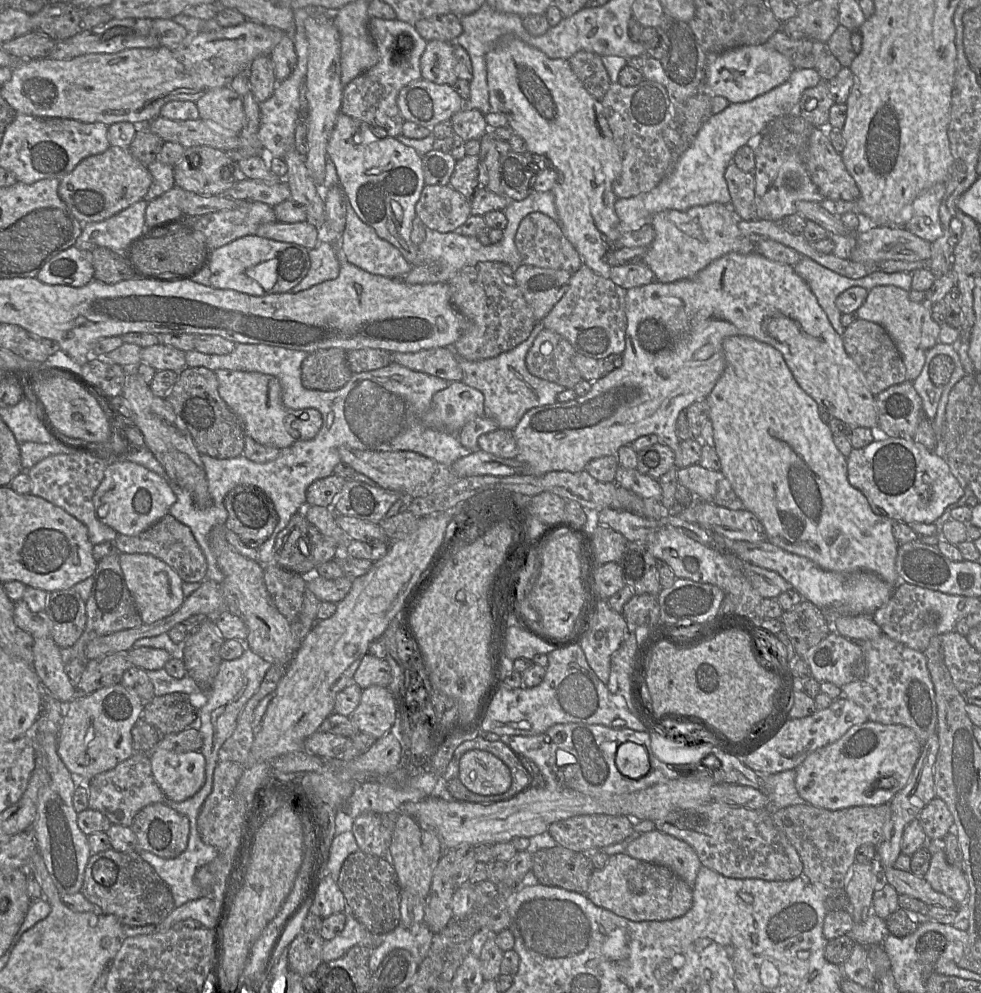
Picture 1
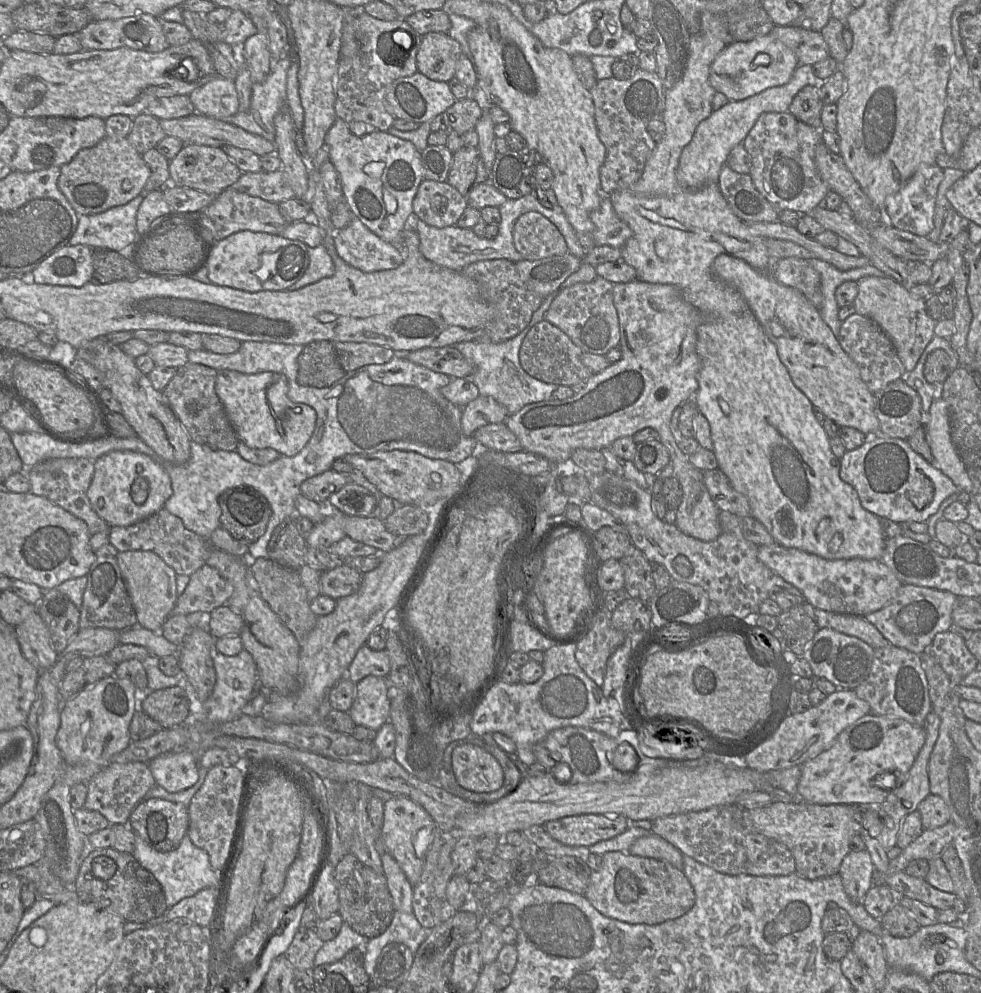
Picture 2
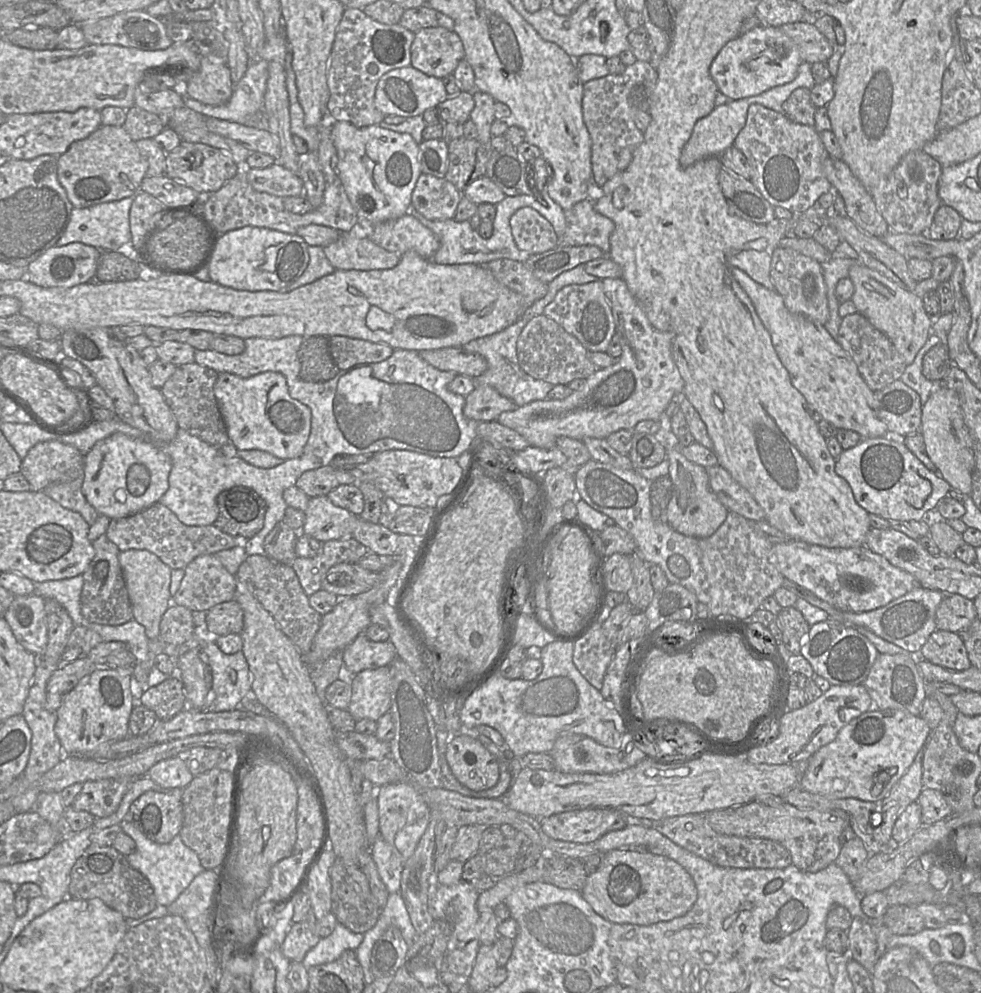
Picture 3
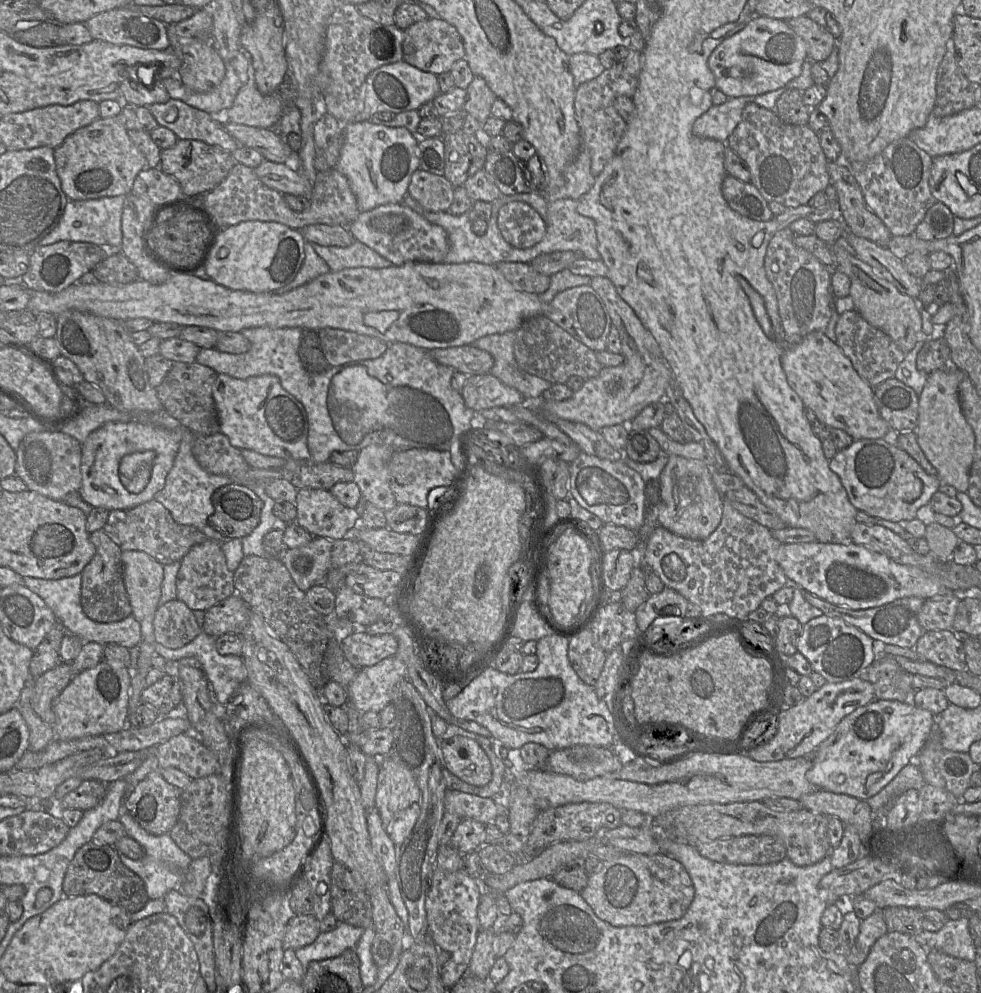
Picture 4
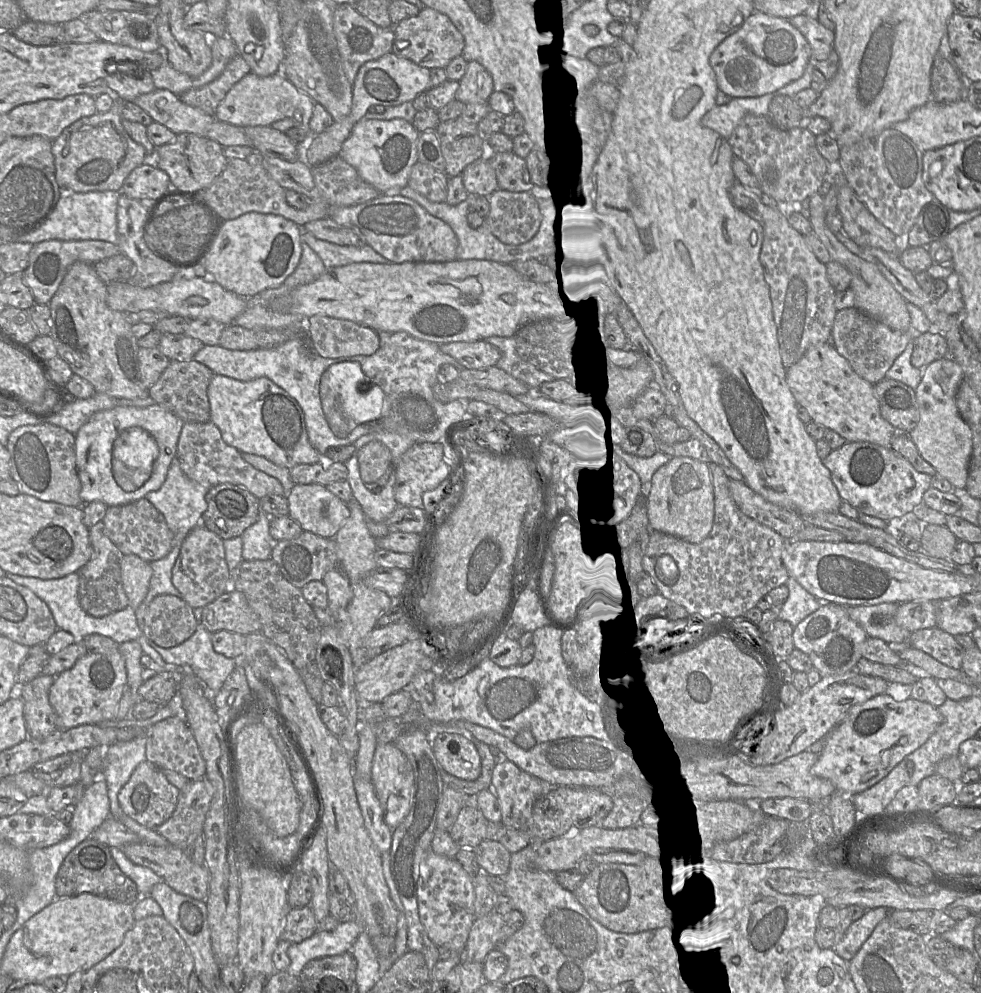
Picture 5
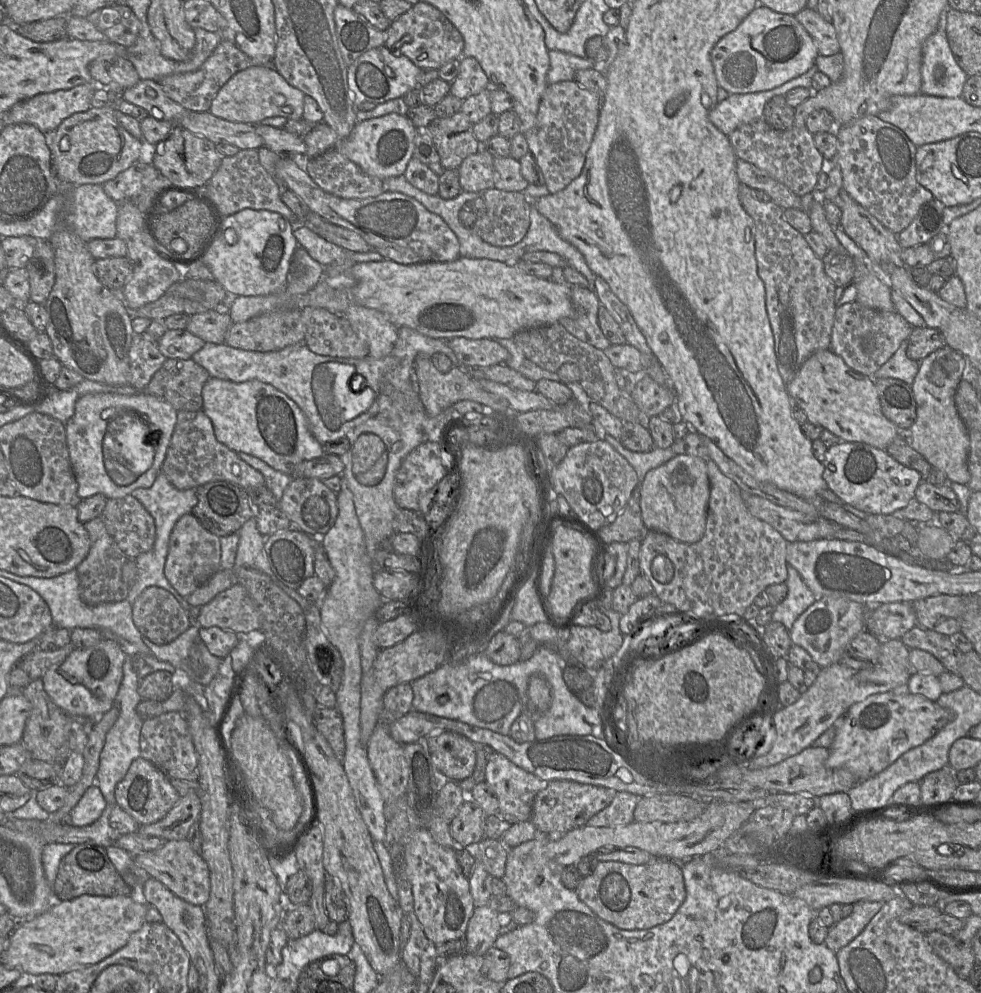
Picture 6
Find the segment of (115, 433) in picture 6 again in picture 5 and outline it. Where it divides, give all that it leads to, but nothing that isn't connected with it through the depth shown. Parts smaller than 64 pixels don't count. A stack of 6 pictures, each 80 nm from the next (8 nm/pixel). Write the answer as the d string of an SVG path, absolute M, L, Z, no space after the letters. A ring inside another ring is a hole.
M157 403L147 407L116 406L93 414L75 434L82 503L100 501L107 506L124 505L159 490L176 457L184 423Z

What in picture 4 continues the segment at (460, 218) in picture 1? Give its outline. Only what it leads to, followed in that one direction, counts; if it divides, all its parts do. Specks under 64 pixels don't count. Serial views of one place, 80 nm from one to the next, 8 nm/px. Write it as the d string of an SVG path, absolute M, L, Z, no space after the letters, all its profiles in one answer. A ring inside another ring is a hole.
M418 169L411 176L408 193L425 210L448 212L453 202L454 188L444 175Z

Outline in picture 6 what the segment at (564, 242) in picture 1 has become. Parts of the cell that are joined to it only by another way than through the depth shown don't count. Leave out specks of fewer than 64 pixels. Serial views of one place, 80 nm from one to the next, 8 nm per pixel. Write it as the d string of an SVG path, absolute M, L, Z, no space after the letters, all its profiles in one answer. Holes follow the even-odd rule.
M495 187L481 196L487 212L468 229L493 246L507 247L519 243L530 226L531 201L523 192L509 192Z

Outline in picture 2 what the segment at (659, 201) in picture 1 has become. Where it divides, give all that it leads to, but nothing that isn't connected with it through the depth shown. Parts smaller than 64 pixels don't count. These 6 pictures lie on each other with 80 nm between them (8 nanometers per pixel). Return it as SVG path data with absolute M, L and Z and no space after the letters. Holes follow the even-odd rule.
M799 64L785 85L768 88L743 100L729 101L713 111L699 123L691 141L682 150L676 169L679 185L685 189L698 190L710 183L718 183L721 168L726 164L730 151L742 144L759 116L766 112L788 112L793 98L803 87L818 83L812 66ZM603 197L600 207L590 214L593 222L594 241L597 246L621 248L631 237L632 231L627 223L615 213L609 197Z

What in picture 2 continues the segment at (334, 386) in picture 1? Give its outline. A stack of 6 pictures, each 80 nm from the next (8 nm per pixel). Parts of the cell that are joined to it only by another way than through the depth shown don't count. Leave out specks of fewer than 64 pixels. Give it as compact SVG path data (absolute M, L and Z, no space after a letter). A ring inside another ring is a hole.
M319 340L303 345L299 353L299 381L302 384L327 388L343 378L346 371L339 363L334 343Z

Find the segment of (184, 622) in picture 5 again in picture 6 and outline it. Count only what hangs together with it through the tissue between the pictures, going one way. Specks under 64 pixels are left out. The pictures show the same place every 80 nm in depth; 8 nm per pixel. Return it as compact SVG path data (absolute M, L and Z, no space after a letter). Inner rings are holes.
M145 588L132 603L133 623L142 636L157 645L172 642L194 623L190 613L163 588Z

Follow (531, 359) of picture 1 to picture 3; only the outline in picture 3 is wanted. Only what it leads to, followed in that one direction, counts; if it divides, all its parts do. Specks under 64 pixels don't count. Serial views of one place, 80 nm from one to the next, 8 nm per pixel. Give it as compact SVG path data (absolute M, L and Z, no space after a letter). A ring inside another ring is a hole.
M544 314L532 318L523 328L516 345L520 367L535 379L553 385L568 385L574 379L586 379L598 368L589 359L589 351L563 327Z

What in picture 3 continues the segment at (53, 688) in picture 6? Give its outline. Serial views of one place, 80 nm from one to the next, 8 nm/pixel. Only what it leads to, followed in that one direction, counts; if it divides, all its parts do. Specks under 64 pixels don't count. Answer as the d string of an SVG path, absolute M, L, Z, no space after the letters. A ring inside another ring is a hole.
M98 668L63 698L60 707L56 710L57 720L54 731L65 755L92 753L102 744L120 741L130 735L128 722L133 710L131 681L132 676L124 676L115 669Z

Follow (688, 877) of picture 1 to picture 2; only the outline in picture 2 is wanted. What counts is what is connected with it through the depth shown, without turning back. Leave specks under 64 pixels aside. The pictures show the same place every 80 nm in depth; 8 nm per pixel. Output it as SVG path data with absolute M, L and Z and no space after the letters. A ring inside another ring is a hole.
M652 832L648 836L638 838L630 846L628 852L635 856L666 861L678 869L683 867L683 854L681 851Z

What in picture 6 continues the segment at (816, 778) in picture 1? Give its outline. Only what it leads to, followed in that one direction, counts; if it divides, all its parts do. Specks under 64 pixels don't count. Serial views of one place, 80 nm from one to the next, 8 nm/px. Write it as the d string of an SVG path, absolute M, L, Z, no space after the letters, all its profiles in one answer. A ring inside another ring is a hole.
M877 693L853 704L836 725L827 768L844 768L859 781L877 775L908 750L922 745L953 721L955 713L922 695Z

